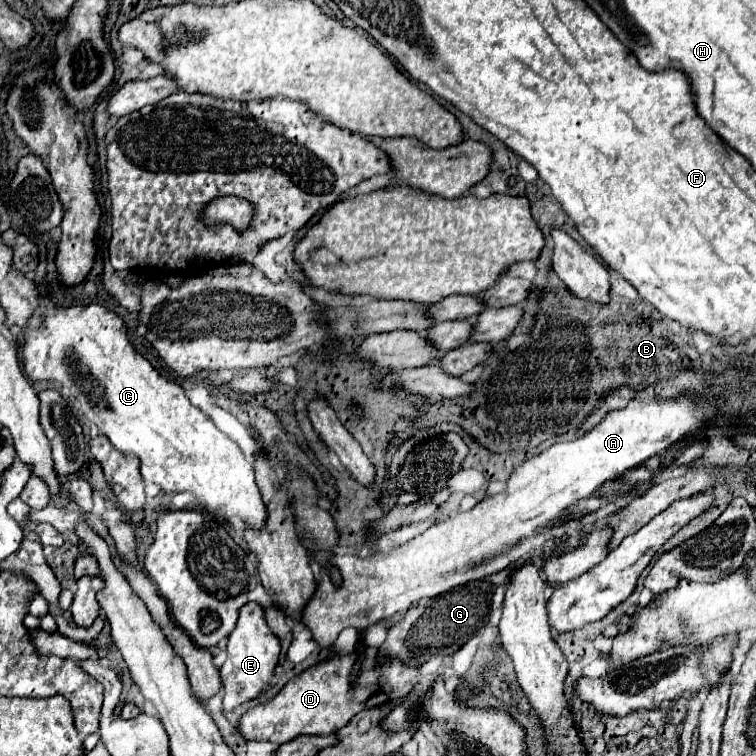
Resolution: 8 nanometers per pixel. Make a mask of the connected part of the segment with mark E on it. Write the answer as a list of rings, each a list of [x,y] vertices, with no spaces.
[[[256,601],[246,603],[240,609],[236,629],[228,637],[228,659],[224,661],[220,669],[224,677],[224,687],[226,687],[224,699],[222,699],[224,711],[232,711],[240,703],[258,697],[266,689],[274,673],[274,667],[278,665],[278,655],[280,655],[280,641],[270,631],[270,627],[264,623],[264,607]]]

